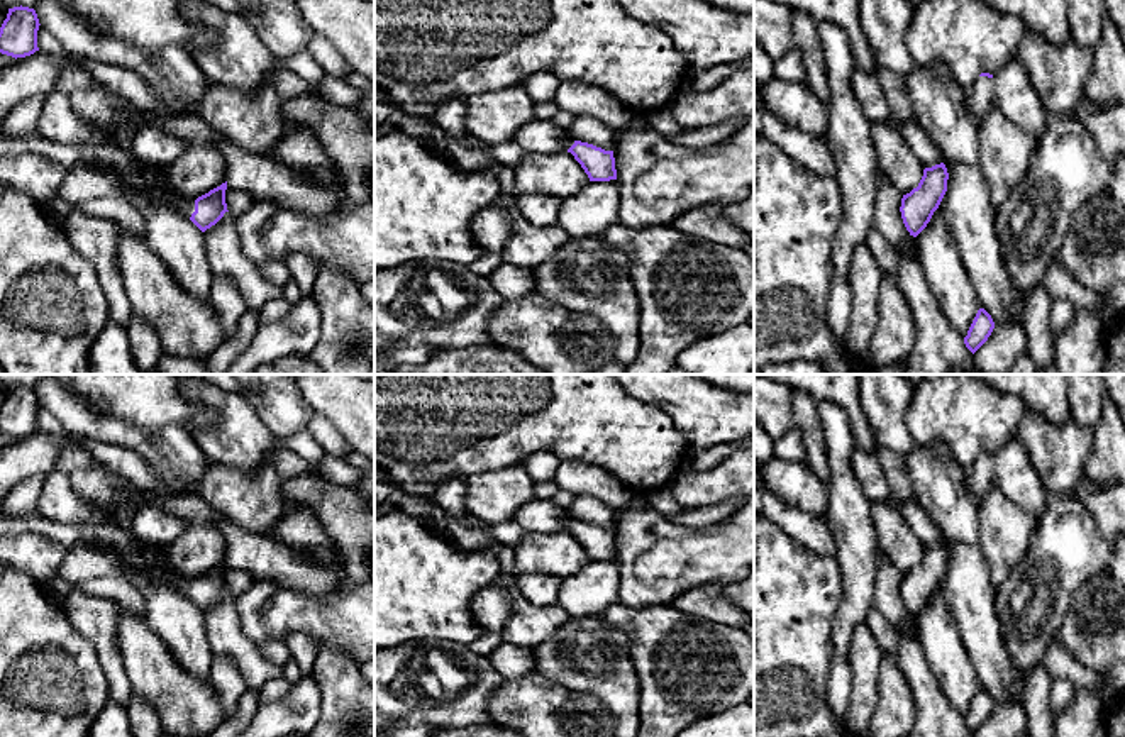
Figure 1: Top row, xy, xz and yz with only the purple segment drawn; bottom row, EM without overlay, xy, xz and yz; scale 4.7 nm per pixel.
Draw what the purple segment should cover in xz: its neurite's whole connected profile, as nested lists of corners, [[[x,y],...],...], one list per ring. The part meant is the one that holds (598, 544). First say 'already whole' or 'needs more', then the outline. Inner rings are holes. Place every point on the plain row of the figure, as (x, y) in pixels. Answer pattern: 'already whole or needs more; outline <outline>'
needs more; outline [[[569,513],[564,515],[562,524],[581,544],[590,561],[617,559],[613,530],[574,520]]]

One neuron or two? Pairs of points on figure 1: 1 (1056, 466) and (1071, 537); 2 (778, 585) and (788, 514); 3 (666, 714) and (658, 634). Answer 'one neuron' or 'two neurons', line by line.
1: two neurons
2: two neurons
3: one neuron

